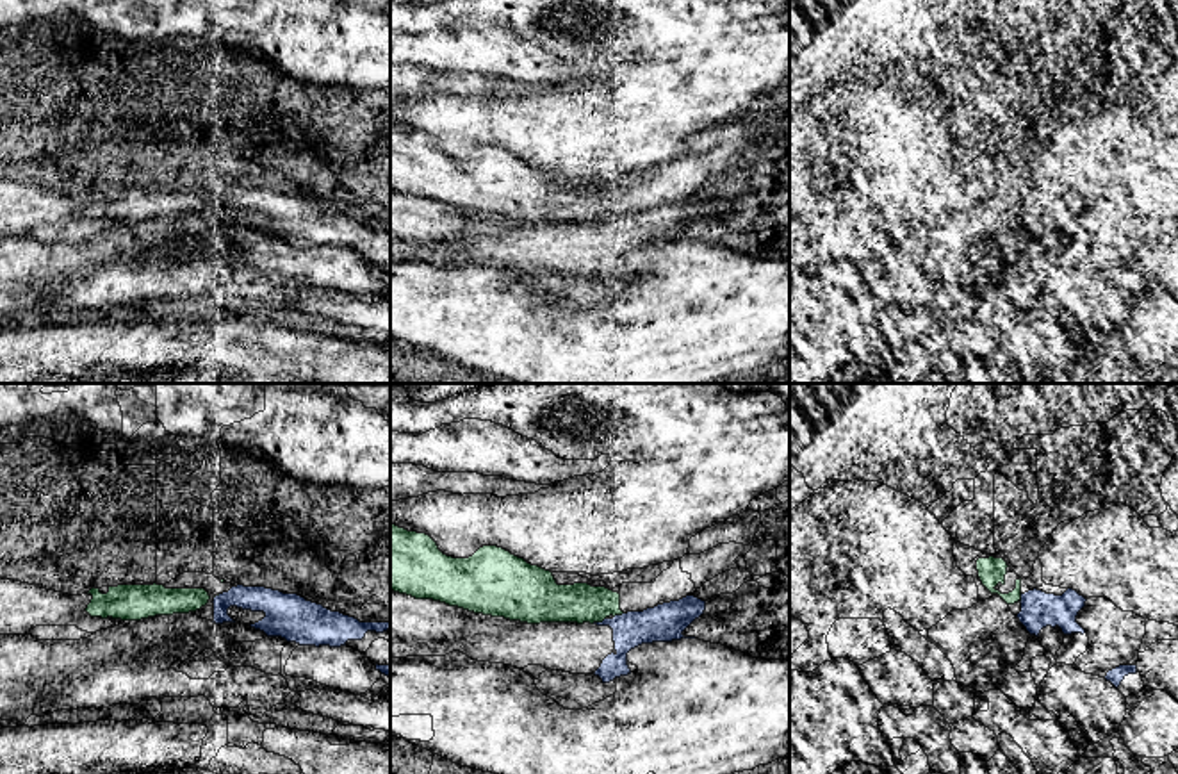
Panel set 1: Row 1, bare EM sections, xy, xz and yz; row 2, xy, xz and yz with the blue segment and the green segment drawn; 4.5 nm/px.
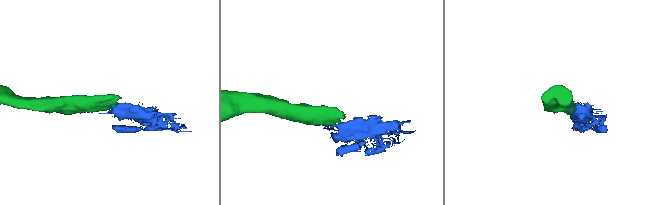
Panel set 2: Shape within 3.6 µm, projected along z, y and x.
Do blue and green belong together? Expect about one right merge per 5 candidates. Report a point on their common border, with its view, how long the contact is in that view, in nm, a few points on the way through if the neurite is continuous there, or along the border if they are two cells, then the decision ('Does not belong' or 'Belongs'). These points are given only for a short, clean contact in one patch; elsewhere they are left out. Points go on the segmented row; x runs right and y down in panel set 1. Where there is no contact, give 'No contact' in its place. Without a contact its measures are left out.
Touches blue at xz (597, 623). Shared border 70 nm. Does not belong

